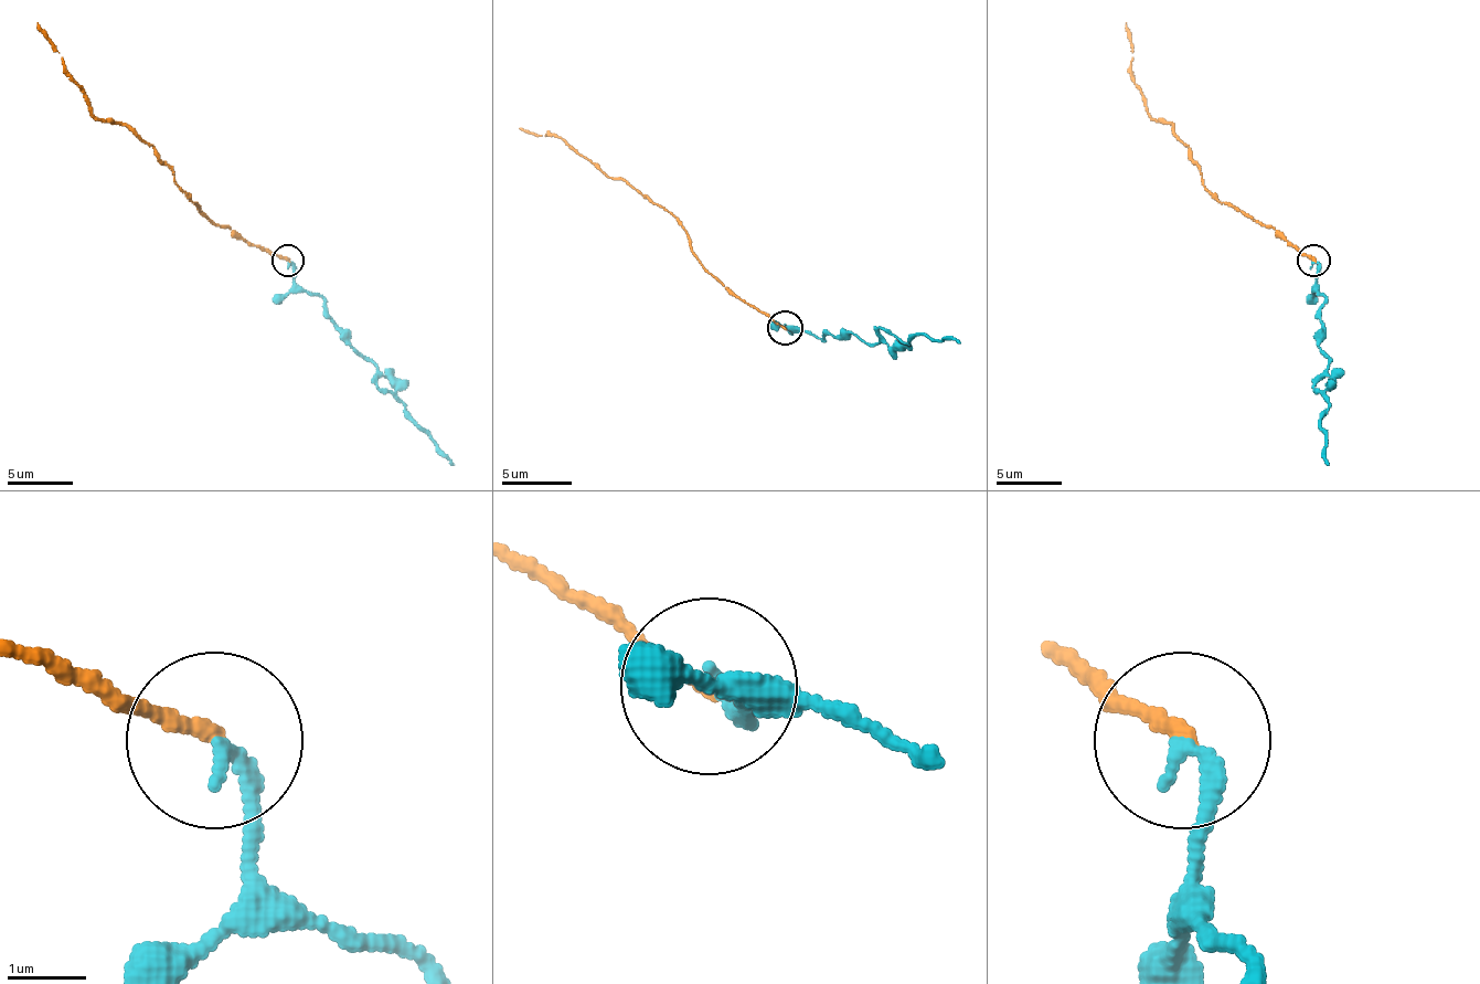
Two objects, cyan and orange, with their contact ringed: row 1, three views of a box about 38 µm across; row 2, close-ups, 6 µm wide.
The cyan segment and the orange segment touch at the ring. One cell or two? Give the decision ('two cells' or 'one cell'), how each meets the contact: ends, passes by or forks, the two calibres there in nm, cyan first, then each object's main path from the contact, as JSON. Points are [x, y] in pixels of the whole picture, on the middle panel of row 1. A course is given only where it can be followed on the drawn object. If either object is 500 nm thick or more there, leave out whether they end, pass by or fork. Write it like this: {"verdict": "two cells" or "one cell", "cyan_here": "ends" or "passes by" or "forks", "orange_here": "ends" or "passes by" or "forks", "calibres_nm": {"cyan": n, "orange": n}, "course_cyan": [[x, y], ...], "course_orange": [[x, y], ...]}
{"verdict": "one cell", "cyan_here": "ends", "orange_here": "ends", "calibres_nm": {"cyan": 200, "orange": 180}, "course_cyan": [[786, 327], [823, 337], [855, 334], [890, 348], [897, 340], [907, 344], [918, 334], [960, 344]], "course_orange": [[786, 327], [736, 298], [691, 250], [688, 232], [667, 211], [639, 190], [600, 172], [555, 135], [520, 127]]}

